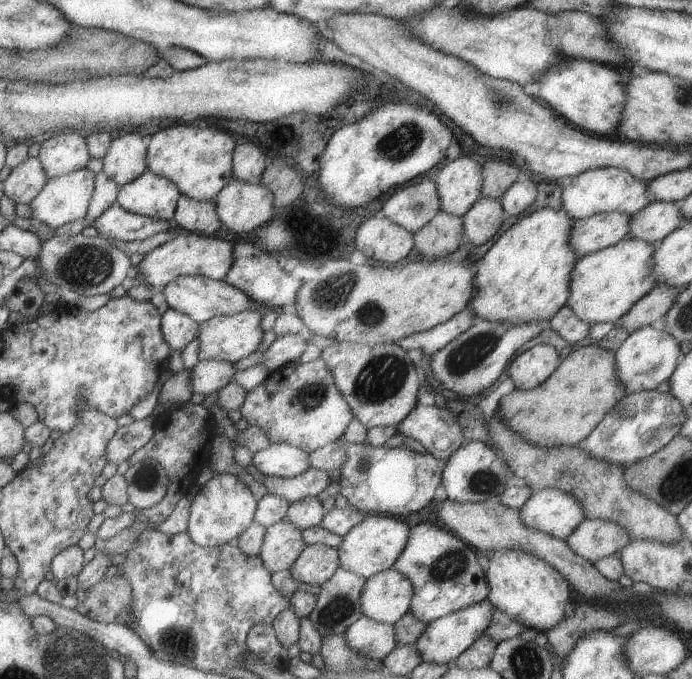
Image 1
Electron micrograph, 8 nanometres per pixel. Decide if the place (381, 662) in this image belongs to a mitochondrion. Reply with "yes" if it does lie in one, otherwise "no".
no

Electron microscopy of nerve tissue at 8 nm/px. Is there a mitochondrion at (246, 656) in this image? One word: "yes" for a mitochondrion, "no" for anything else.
no

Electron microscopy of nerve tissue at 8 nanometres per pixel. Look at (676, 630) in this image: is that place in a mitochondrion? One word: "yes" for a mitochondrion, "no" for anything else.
no

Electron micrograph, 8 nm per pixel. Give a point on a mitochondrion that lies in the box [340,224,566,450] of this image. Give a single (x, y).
(384, 376)

